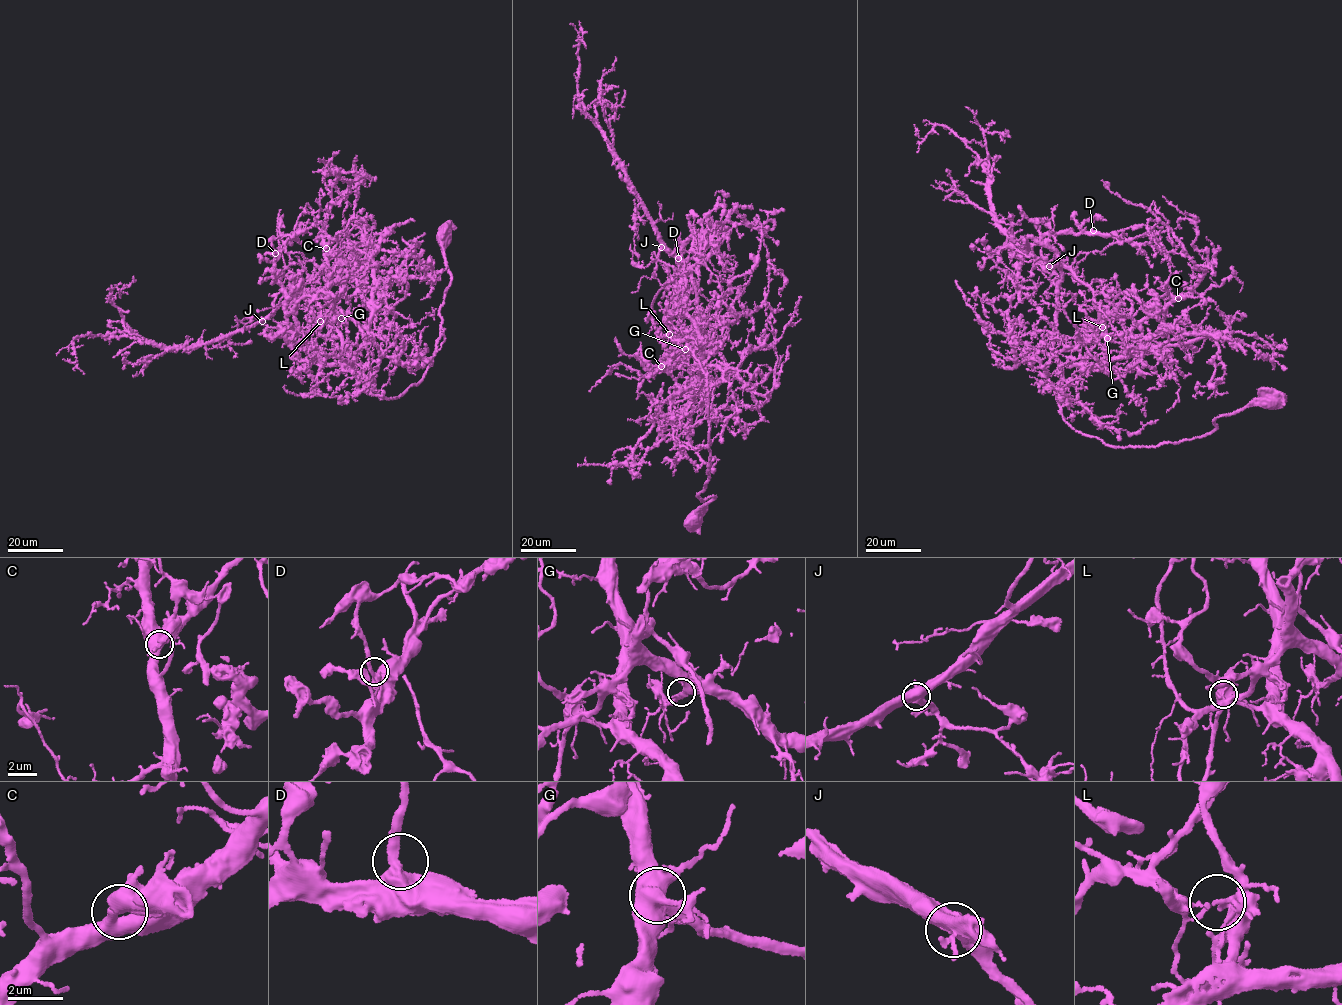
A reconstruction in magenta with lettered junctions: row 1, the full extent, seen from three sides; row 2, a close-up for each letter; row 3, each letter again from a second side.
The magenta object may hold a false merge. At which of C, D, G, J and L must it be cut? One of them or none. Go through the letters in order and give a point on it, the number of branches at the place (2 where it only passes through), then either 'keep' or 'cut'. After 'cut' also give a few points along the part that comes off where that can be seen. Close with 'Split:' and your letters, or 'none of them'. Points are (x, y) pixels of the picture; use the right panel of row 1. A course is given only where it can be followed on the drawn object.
C: (1178, 298) | 2 | keep
D: (1093, 230) | 2 | keep
G: (1107, 338) | 2 | keep
J: (1049, 266) | 2 | keep
L: (1102, 327) | 2 | cut | (1103, 327), (1091, 288), (1002, 232), (977, 153), (946, 127), (937, 124), (921, 139), (914, 124)
Split: L

